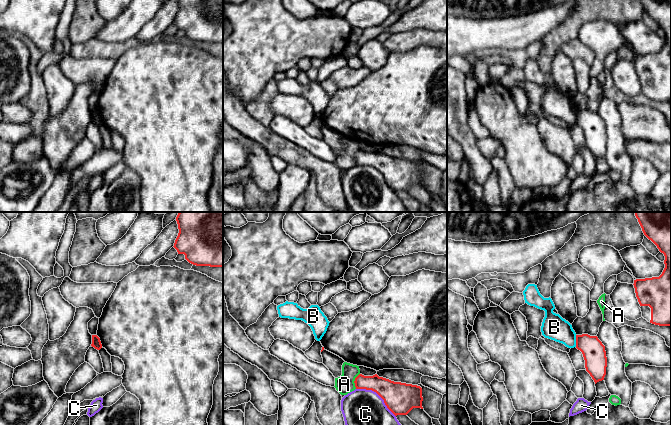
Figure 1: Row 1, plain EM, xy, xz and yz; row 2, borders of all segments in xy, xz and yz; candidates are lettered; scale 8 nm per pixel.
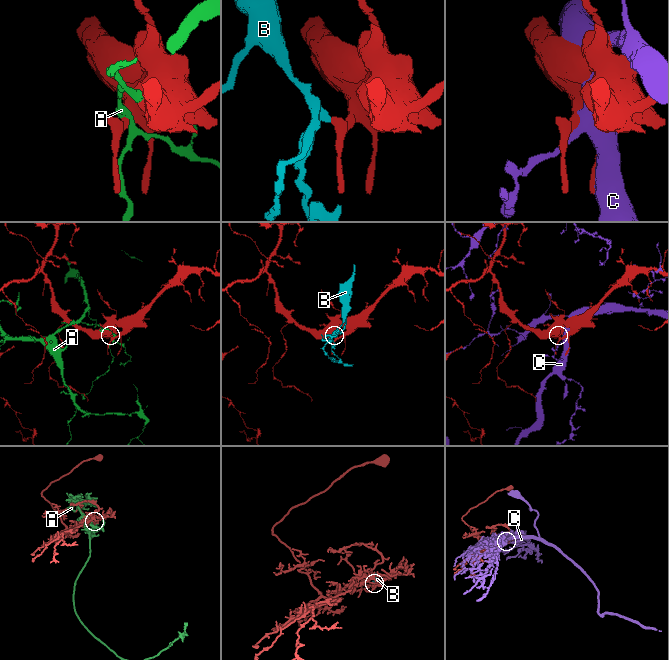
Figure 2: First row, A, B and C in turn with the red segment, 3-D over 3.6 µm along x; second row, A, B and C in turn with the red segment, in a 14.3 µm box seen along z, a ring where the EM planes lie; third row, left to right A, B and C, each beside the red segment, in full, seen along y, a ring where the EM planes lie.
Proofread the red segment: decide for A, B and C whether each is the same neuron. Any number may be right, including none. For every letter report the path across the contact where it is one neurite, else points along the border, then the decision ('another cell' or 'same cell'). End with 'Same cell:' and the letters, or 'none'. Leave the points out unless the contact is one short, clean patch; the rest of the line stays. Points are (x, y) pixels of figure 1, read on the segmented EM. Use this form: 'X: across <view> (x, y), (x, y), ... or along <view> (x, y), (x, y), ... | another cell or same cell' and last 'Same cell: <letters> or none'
A: another cell
B: along yz (575, 335), (576, 346) | another cell
C: another cell
Same cell: none

